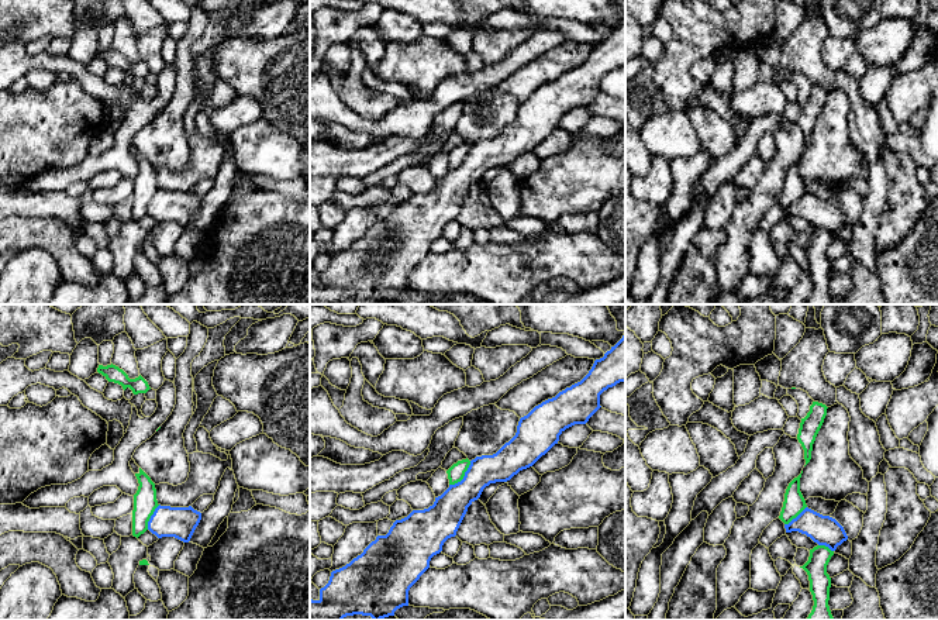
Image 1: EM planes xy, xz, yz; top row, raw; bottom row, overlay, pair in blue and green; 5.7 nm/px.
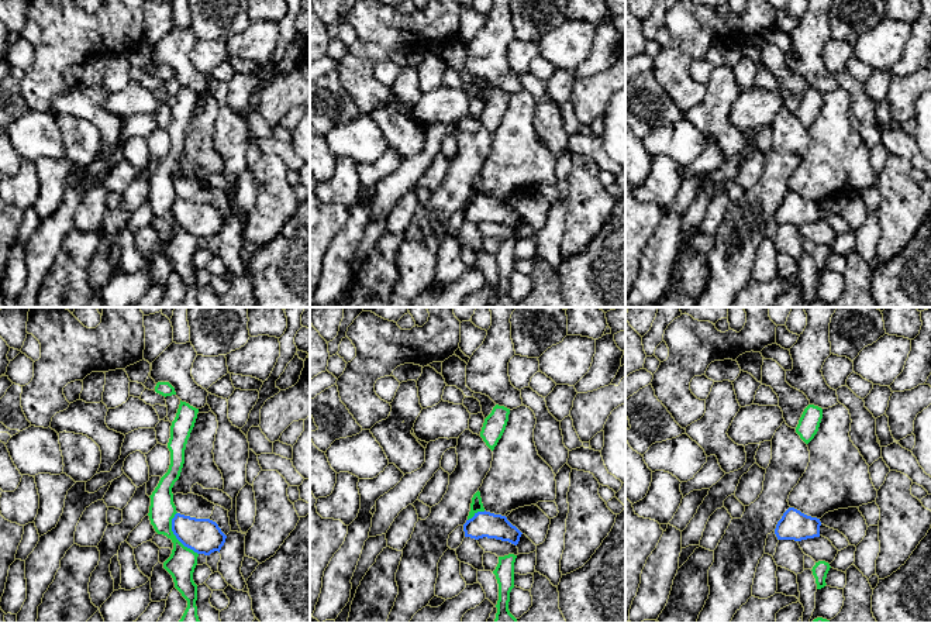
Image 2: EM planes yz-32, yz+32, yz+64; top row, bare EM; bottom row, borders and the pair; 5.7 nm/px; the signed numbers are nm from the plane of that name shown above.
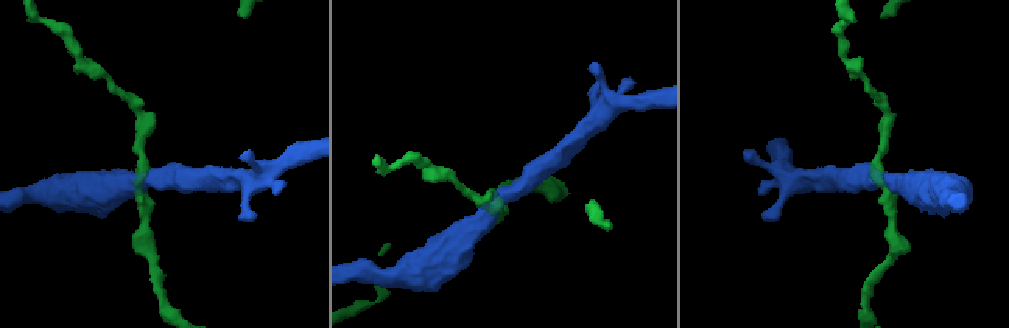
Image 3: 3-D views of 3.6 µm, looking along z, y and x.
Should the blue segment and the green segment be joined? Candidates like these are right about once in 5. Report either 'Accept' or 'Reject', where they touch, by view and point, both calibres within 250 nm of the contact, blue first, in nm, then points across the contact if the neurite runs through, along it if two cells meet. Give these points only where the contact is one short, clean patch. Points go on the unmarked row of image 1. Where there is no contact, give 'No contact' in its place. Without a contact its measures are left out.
Reject. Touches blue at xz (464, 161). Thickness 190 nm (blue) against 100 nm. Boundary: xz (471, 145), (465, 159), (449, 169)

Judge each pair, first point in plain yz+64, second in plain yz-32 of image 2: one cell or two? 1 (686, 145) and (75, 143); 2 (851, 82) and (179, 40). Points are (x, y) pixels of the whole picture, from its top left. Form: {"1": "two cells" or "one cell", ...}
{"1": "two cells", "2": "two cells"}

